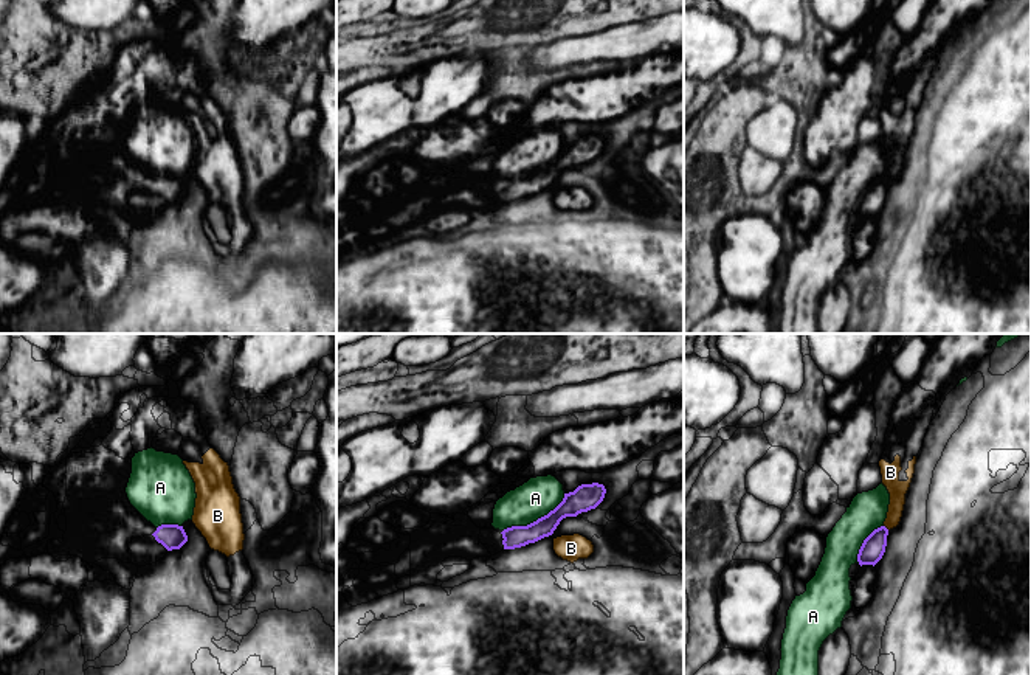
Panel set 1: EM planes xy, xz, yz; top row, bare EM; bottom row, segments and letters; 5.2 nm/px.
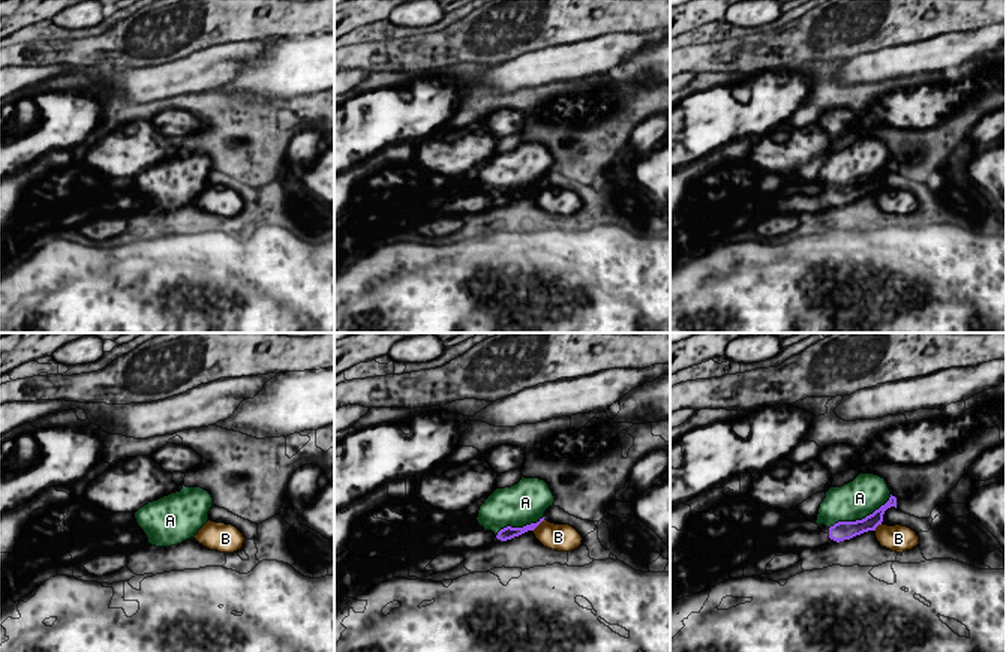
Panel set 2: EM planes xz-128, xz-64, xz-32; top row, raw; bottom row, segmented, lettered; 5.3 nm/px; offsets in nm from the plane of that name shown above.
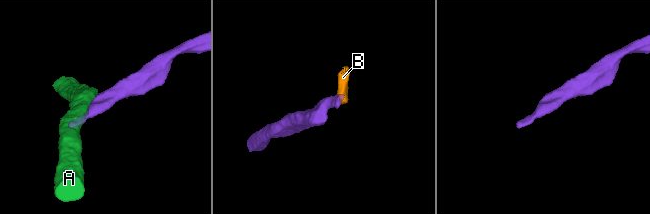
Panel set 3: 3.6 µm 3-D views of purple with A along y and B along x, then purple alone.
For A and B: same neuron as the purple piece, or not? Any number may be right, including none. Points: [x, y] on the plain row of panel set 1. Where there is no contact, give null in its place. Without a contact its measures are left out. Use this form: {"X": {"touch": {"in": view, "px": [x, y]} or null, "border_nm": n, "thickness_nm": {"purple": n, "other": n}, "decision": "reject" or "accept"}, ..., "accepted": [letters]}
{"A": {"touch": {"in": "xz", "px": [537, 173]}, "border_nm": 380, "thickness_nm": {"purple": 120, "other": 200}, "decision": "reject"}, "B": {"touch": {"in": "yz", "px": [886, 180]}, "border_nm": 40, "thickness_nm": {"purple": 120, "other": 90}, "decision": "reject"}, "accepted": []}

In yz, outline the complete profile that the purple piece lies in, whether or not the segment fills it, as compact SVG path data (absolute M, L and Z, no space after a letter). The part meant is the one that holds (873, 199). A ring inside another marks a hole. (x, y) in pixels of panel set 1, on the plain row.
M881 178L874 182L862 196L859 206L857 206L857 214L859 217L876 217L887 199L887 188L888 182L885 178Z

